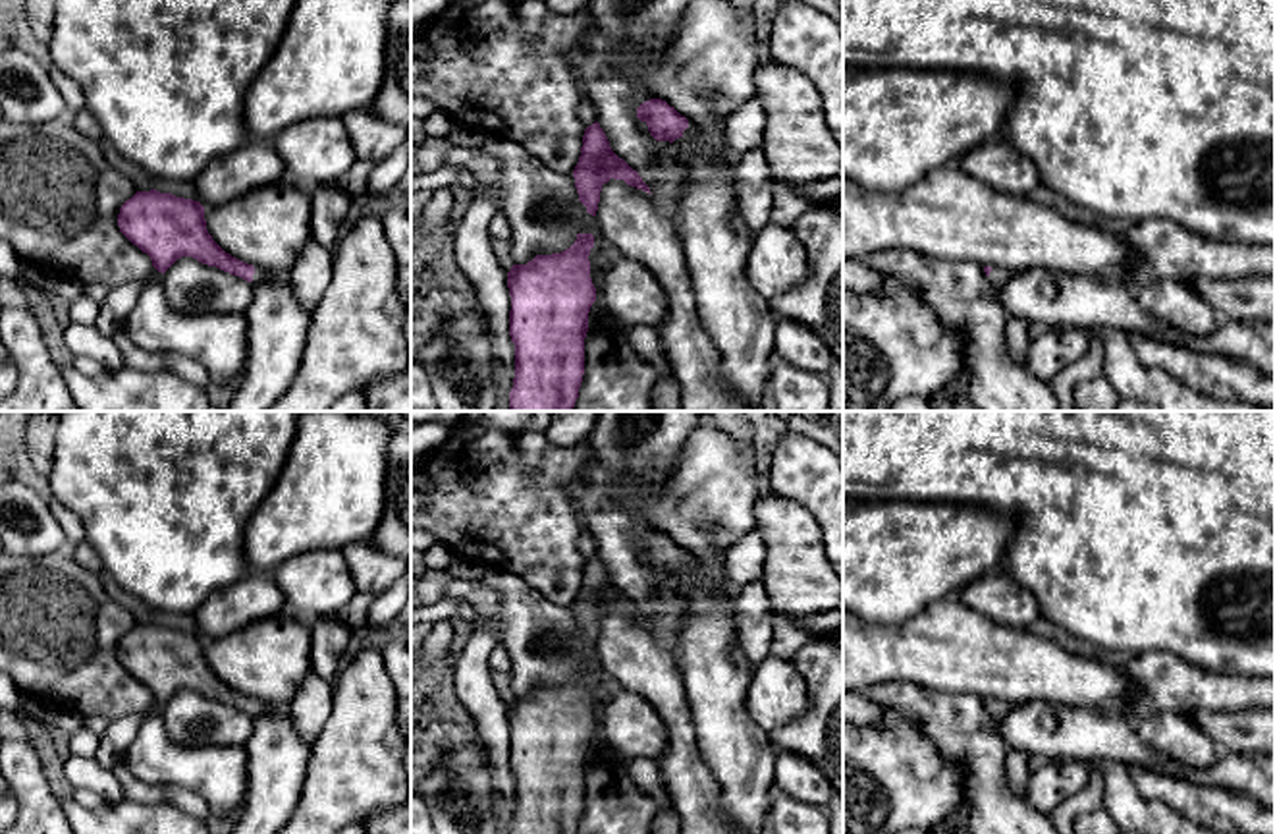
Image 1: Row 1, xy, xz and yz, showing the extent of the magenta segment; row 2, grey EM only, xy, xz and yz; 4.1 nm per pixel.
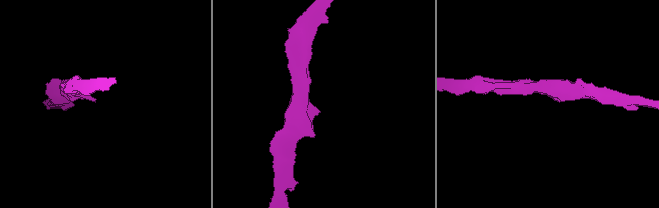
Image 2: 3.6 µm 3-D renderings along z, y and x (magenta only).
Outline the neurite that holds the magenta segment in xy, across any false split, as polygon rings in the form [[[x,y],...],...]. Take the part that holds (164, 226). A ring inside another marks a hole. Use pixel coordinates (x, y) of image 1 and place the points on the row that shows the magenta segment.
[[[137,191],[118,214],[120,232],[147,253],[158,272],[166,272],[177,259],[193,257],[239,276],[253,286],[270,278],[270,272],[247,264],[226,253],[208,234],[204,207],[199,201],[160,193]]]

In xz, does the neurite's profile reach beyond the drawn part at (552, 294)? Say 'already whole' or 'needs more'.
already whole

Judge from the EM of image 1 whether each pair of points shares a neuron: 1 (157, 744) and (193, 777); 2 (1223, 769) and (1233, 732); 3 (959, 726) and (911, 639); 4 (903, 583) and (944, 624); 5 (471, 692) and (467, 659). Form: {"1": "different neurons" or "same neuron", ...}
{"1": "same neuron", "2": "different neurons", "3": "different neurons", "4": "different neurons", "5": "same neuron"}

